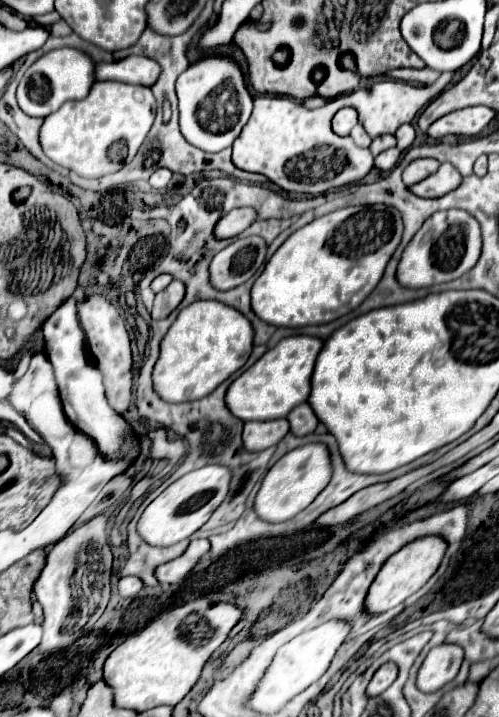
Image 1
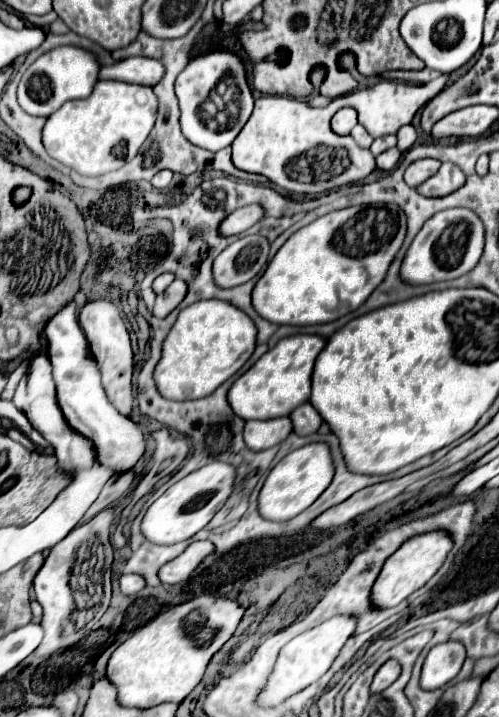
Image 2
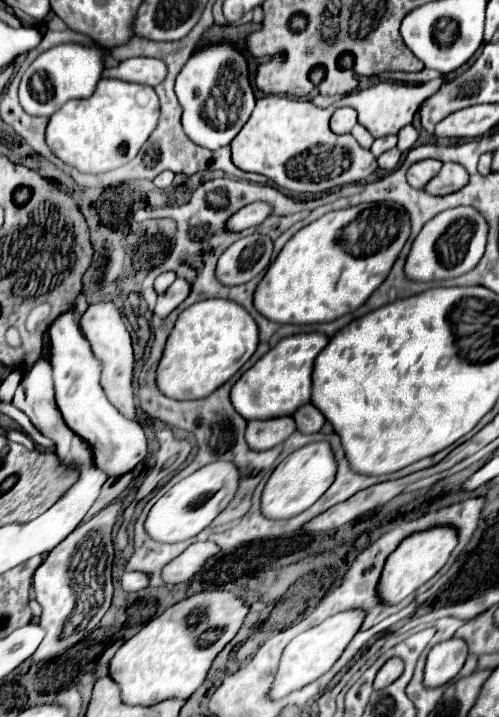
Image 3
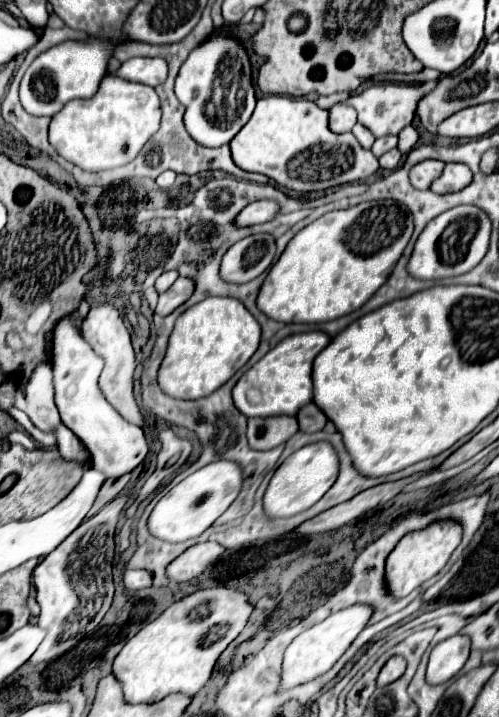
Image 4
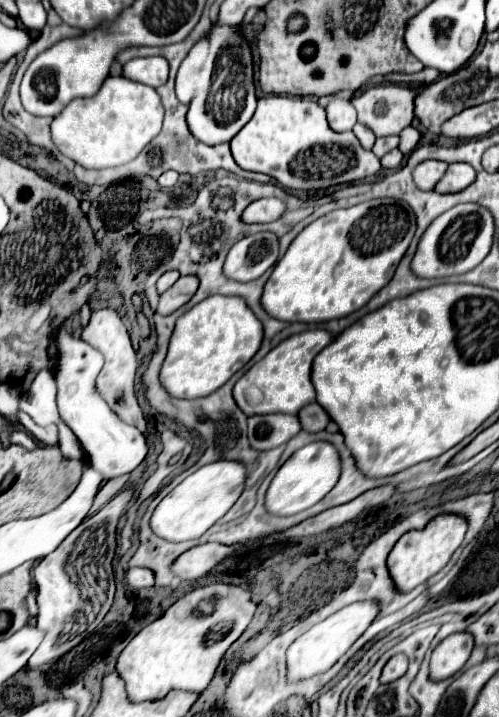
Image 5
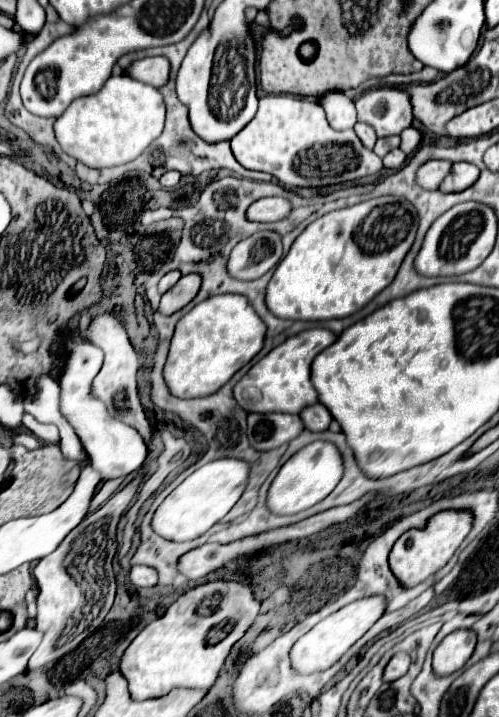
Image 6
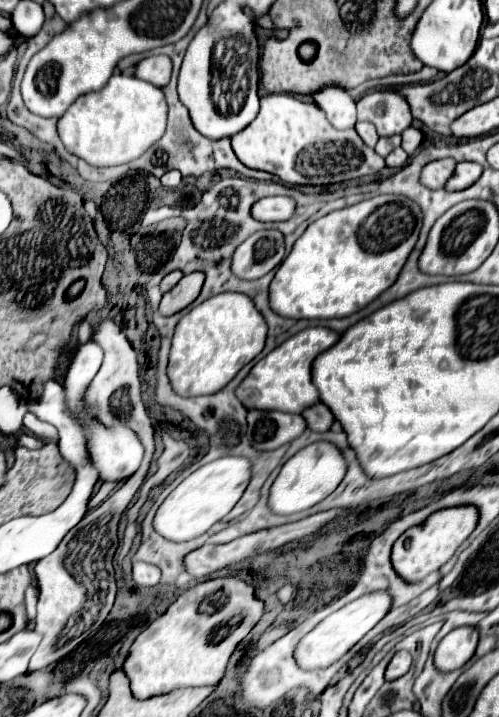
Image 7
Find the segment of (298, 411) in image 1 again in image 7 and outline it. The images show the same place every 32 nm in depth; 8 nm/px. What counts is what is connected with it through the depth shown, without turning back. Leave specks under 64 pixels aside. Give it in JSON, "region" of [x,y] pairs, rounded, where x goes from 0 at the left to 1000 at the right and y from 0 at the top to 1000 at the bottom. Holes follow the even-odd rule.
{"region":[[[645,561],[613,569],[605,577],[609,577],[613,589],[617,589],[617,597],[629,600],[629,603],[653,603],[665,594],[665,589],[669,589],[669,577]]]}

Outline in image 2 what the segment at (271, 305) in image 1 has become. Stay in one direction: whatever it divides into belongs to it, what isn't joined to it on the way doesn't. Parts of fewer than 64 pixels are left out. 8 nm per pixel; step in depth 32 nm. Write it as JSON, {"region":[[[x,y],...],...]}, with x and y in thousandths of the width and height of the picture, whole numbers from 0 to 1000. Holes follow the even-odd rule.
{"region":[[[794,285],[701,287],[661,296],[577,332],[505,407],[521,441],[549,452],[649,452],[709,435],[770,391],[814,332],[814,301]]]}

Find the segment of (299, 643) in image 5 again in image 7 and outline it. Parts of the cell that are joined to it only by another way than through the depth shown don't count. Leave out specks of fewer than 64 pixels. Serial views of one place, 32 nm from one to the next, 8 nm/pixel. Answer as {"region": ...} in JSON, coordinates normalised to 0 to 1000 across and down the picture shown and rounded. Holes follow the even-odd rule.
{"region":[[[754,823],[754,826],[741,826],[741,828],[713,834],[709,840],[693,842],[689,848],[673,851],[653,865],[645,865],[621,884],[613,884],[601,893],[589,918],[613,934],[629,934],[637,929],[653,932],[653,929],[669,926],[677,918],[685,918],[713,895],[721,895],[733,887],[733,881],[741,881],[786,851],[786,842],[790,842],[790,837],[774,823]]]}

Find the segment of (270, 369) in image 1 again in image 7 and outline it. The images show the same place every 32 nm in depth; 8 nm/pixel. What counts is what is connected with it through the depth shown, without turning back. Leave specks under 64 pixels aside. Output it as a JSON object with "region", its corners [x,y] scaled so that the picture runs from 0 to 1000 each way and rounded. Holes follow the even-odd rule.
{"region":[[[649,455],[613,457],[581,469],[573,477],[549,485],[501,516],[501,522],[477,538],[473,552],[493,569],[533,569],[533,572],[553,569],[565,575],[593,575],[593,577],[609,575],[617,566],[641,558],[637,544],[625,536],[625,505],[633,502],[637,494],[669,483],[677,474],[681,474],[681,466]]]}

